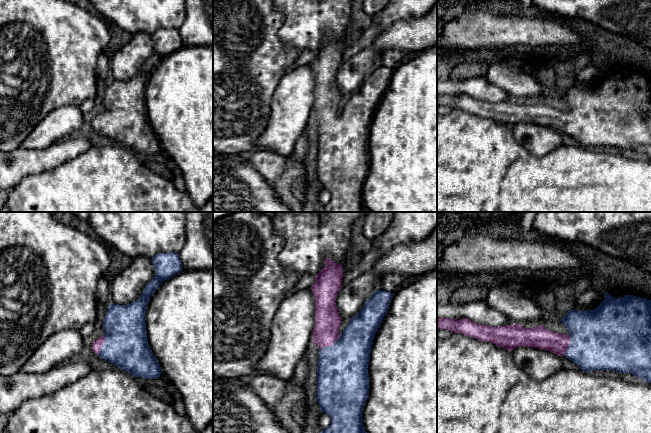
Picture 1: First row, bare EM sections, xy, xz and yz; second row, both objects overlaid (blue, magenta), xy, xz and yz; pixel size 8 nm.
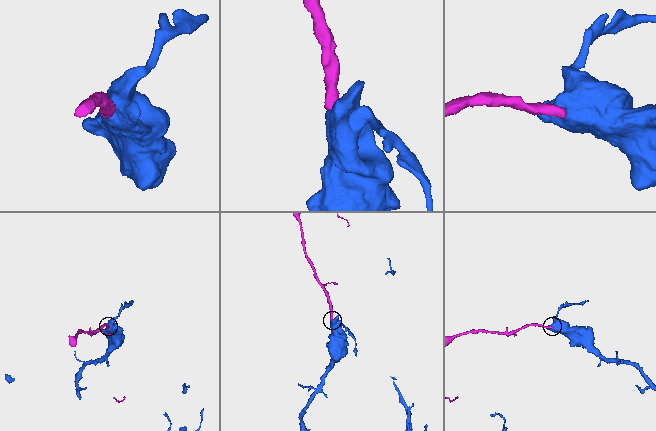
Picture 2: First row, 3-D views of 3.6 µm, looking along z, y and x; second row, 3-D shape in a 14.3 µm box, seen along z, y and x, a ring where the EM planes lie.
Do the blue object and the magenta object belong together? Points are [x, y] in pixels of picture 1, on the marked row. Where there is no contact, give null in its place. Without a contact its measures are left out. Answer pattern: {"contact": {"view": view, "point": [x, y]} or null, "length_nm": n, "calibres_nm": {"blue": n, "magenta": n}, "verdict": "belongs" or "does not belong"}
{"contact": {"view": "xz", "point": [331, 345]}, "length_nm": 190, "calibres_nm": {"blue": 420, "magenta": 200}, "verdict": "belongs"}

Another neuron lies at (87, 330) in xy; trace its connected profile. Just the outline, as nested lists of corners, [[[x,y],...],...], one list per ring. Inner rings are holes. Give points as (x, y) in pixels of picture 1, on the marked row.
[[[87,323],[79,331],[81,335],[83,336],[83,338],[85,338],[92,335],[94,330],[95,330],[94,323]]]

